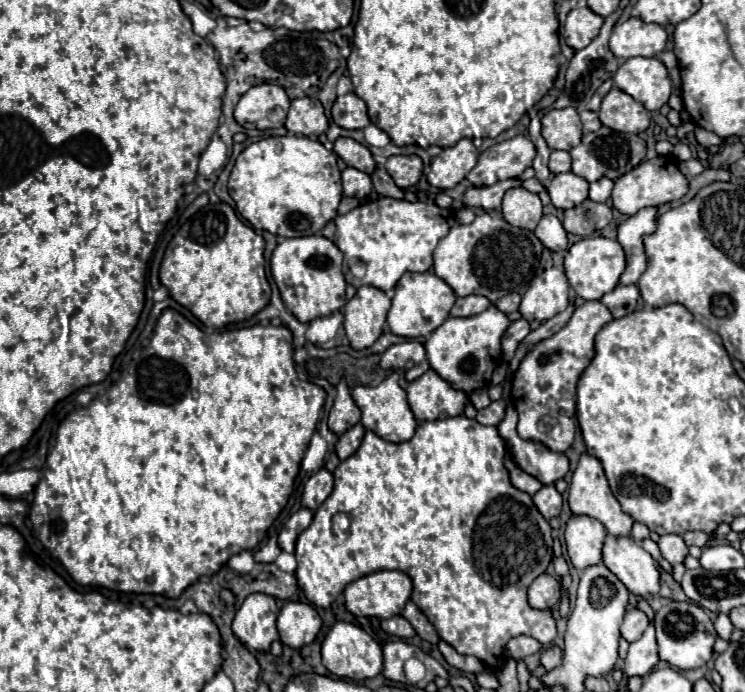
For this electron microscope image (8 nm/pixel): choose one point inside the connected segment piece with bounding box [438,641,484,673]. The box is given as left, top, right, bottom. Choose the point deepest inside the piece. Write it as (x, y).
(466, 663)

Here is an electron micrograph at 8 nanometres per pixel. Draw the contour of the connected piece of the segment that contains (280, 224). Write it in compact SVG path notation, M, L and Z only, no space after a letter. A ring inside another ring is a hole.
M282 135L250 143L238 155L230 173L228 191L236 203L236 211L250 221L254 229L280 237L318 235L322 227L336 217L342 199L336 159L334 151L328 151L320 141L310 137Z

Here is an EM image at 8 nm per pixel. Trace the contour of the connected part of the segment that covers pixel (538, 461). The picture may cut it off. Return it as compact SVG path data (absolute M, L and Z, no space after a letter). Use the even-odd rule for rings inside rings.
M510 405L506 409L504 421L498 425L498 431L504 437L504 441L510 445L510 451L512 451L516 463L526 473L530 473L538 481L542 481L544 485L552 485L558 479L562 479L568 473L566 455L554 453L548 447L544 447L542 443L520 439L520 435L516 433L516 423L518 423L518 415L516 415L514 407Z

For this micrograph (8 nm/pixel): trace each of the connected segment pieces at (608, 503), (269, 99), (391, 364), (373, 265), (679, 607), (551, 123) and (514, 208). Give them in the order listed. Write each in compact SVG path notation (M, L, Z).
M582 453L580 455L578 465L576 465L574 473L572 473L572 481L570 481L570 487L568 487L568 503L570 503L572 513L576 513L576 515L588 515L588 517L598 519L606 527L606 531L610 535L616 535L616 537L630 535L630 529L632 529L634 519L622 511L620 503L612 495L600 459L592 457L588 453Z
M262 83L252 89L248 89L234 109L234 119L246 127L246 129L272 129L280 127L280 123L274 123L268 119L270 109L280 107L282 111L288 111L290 99L286 91L278 85Z
M416 339L388 347L382 353L380 365L382 365L382 369L404 371L404 377L406 377L408 383L430 369L424 345L420 341L416 341Z
M380 197L348 211L346 215L338 215L334 243L344 253L344 259L358 257L366 263L366 275L362 279L356 279L348 265L344 265L346 281L354 287L374 285L386 293L392 293L396 281L406 271L424 273L432 269L432 251L436 249L438 241L448 235L452 225L452 209L442 209L434 203L410 203L392 197Z
M668 601L656 611L656 637L660 647L660 659L668 661L676 669L698 669L714 653L714 643L718 639L712 619L702 607L692 601Z
M574 107L550 109L542 117L542 137L550 149L570 151L582 139L582 121Z
M522 187L508 189L502 199L502 215L514 227L534 231L542 217L542 201Z

